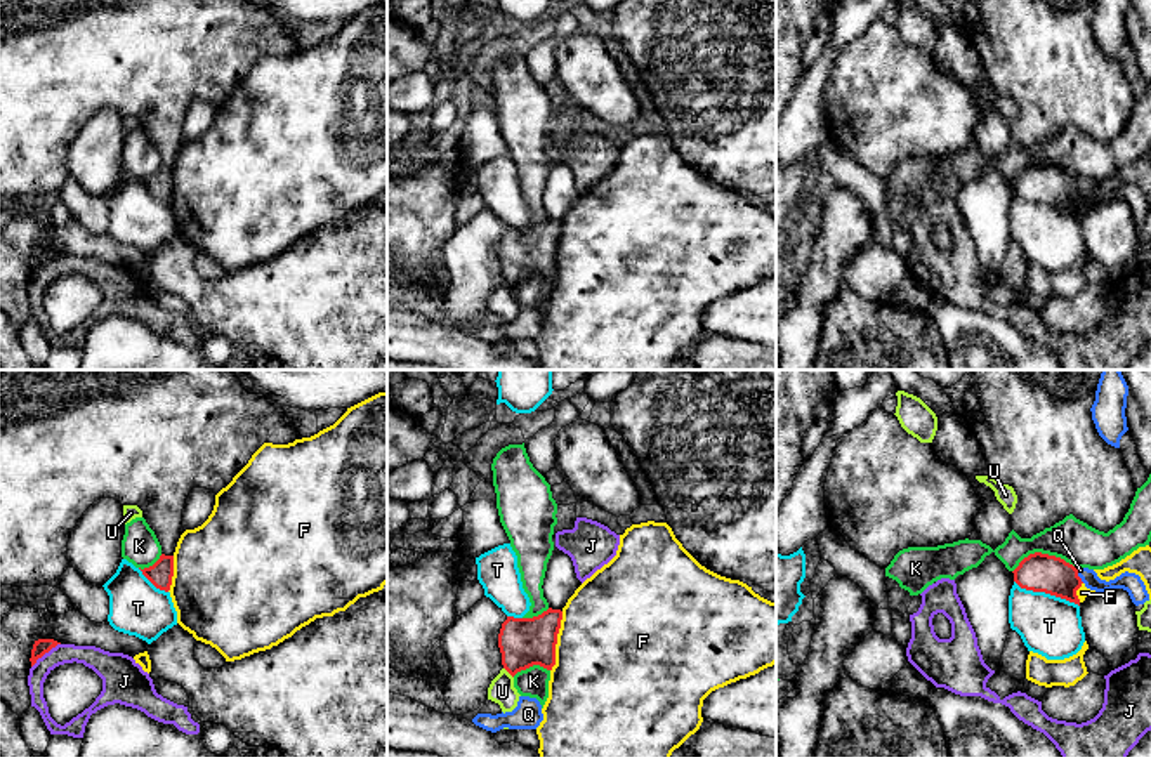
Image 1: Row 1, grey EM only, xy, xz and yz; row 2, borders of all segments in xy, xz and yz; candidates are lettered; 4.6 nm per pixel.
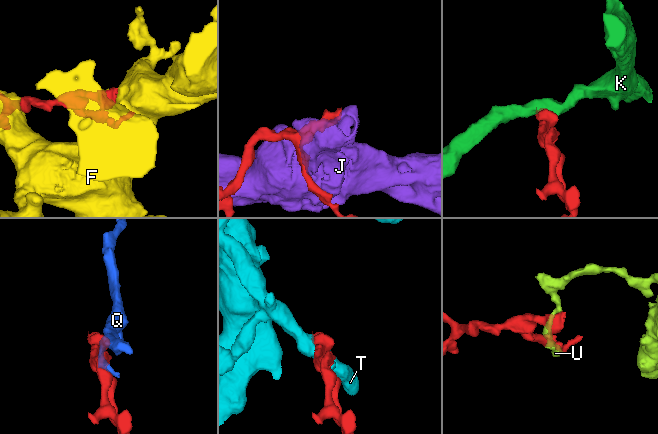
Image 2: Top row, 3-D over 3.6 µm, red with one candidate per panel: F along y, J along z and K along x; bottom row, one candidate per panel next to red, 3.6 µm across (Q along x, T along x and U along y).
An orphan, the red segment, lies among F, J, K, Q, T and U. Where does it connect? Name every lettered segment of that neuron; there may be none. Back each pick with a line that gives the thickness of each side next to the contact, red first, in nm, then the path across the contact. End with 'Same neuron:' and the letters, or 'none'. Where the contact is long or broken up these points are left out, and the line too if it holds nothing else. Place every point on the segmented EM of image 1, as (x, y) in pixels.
Same neuron: none

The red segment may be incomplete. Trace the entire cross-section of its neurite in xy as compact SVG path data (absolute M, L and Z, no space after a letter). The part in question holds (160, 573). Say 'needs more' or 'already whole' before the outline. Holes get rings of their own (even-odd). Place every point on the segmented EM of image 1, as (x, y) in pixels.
needs more; M0 370L0 587L56 587L69 566L66 550L78 519L94 502L115 498L122 505L137 505L155 531L161 556L153 566L141 571L156 589L168 592L174 576L174 552L184 533L182 509L189 491L207 488L217 495L264 443L288 444L295 439L297 431L283 406L255 387L245 387L234 370Z

